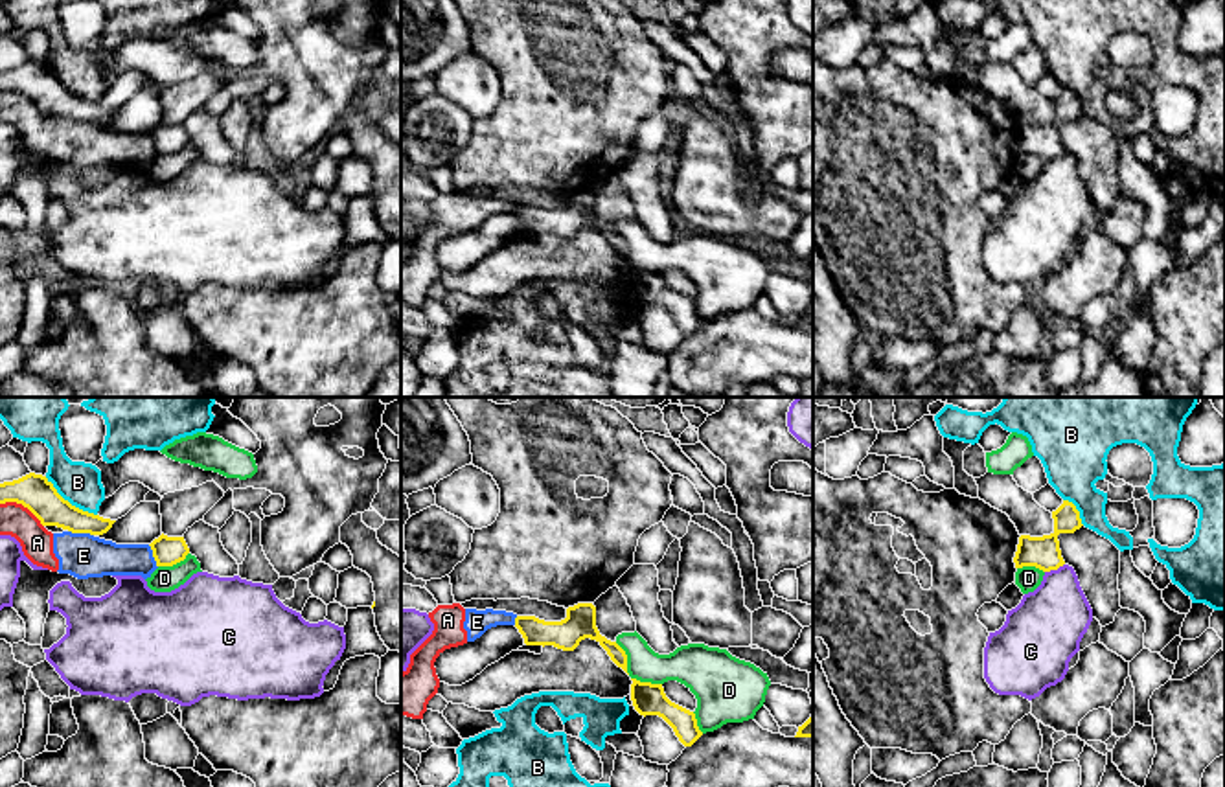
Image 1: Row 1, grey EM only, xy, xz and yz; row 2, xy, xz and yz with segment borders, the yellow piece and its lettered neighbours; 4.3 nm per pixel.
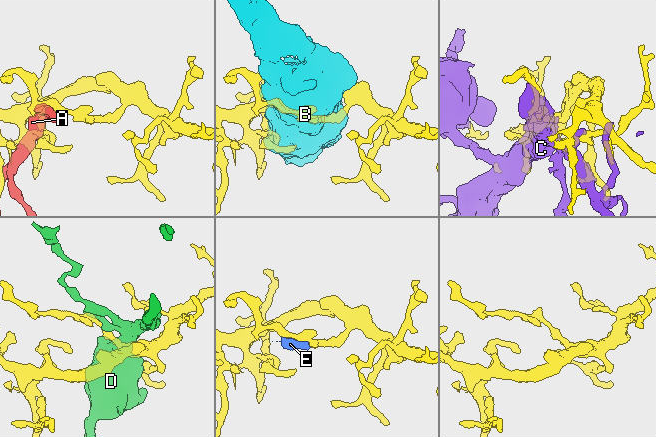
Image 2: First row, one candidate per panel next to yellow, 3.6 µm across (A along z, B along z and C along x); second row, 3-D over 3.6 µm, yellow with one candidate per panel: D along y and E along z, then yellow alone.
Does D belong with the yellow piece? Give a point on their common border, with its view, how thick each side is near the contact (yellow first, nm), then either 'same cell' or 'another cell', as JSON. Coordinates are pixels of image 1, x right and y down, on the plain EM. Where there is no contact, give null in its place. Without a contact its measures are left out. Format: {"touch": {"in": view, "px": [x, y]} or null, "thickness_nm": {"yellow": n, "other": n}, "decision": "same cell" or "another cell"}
{"touch": {"in": "xy", "px": [173, 151]}, "thickness_nm": {"yellow": 130, "other": 110}, "decision": "another cell"}

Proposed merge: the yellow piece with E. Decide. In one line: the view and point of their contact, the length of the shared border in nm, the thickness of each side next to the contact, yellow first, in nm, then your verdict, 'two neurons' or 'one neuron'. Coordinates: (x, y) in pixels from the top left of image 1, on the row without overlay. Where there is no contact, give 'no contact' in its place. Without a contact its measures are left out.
xy (81, 120) | 110 nm | 150/200 nm | two neurons

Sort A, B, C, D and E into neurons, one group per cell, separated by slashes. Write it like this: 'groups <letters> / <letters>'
groups A E / B / C / D

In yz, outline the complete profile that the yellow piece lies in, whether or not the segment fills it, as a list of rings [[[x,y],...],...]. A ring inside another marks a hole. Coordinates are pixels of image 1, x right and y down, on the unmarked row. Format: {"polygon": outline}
{"polygon": [[[1063,88],[1063,92],[1056,99],[1052,99],[1052,107],[1054,107],[1054,120],[1050,123],[1019,125],[1017,140],[1013,145],[1015,156],[1036,154],[1043,160],[1050,160],[1065,153],[1058,123],[1074,121],[1083,112],[1080,107],[1080,99],[1069,88]]]}

